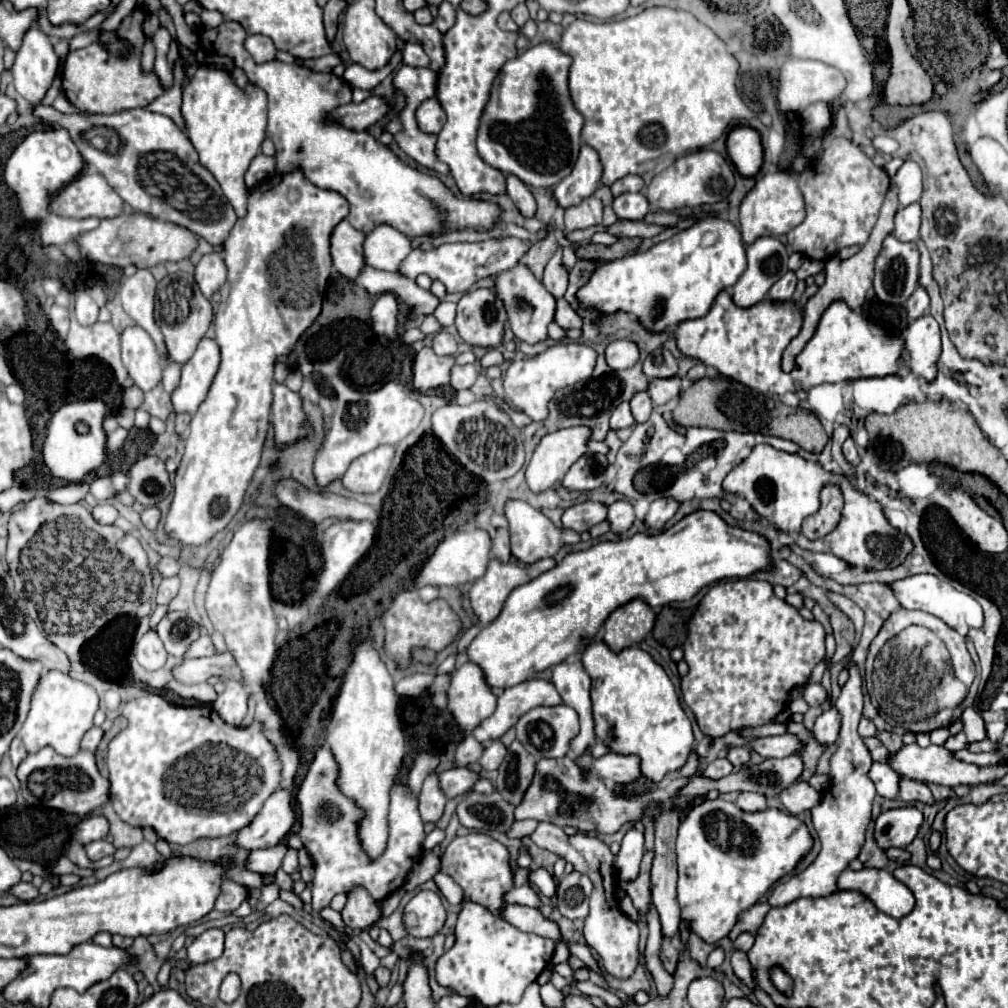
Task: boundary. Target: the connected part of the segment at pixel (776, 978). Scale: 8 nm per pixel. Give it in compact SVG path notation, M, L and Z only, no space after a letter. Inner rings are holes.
M772 967L770 969L770 979L772 979L774 987L780 993L784 993L786 997L790 997L790 993L792 993L792 977L782 967Z

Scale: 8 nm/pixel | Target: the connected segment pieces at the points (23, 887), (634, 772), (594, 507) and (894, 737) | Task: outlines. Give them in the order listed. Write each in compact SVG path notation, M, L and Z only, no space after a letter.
M20 881L18 885L10 887L8 893L12 893L14 897L18 897L20 901L32 901L32 899L36 899L38 889L36 889L32 883L22 883L22 881Z
M608 753L600 759L594 761L594 771L612 785L622 785L622 783L634 783L640 779L640 761L638 757L626 757L618 753Z
M578 503L572 505L564 511L562 515L562 527L564 529L574 529L576 533L584 533L590 531L594 525L602 523L606 519L606 507L600 503Z
M876 731L876 737L882 741L882 745L892 753L892 751L898 751L904 743L902 743L902 737L898 733L890 733L890 731Z

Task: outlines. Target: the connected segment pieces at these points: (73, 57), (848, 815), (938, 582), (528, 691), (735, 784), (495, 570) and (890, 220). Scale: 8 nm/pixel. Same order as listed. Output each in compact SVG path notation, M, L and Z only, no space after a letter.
M134 9L126 19L122 19L120 27L114 31L114 35L120 41L130 45L130 51L124 57L114 55L102 43L92 43L84 49L76 49L66 55L64 73L62 73L62 91L78 111L116 113L124 109L146 107L150 105L150 101L154 101L164 93L164 87L160 85L160 79L156 77L156 73L154 71L144 73L140 65L142 47L146 41L142 31L142 23L146 15L148 13L144 9Z
M852 665L850 669L850 679L842 687L840 697L836 699L834 707L838 709L842 717L842 727L840 727L840 737L838 737L838 749L830 757L830 781L828 789L822 791L820 805L812 807L812 825L814 831L818 833L822 841L822 849L812 865L808 865L804 871L792 875L788 881L776 883L772 889L768 903L772 907L784 907L800 897L824 897L834 893L836 879L838 875L848 867L852 859L858 857L860 847L864 845L864 831L870 821L870 811L872 811L872 801L876 797L874 783L868 779L868 769L872 765L870 751L864 745L864 739L858 735L858 721L862 717L862 679L858 673L858 667Z
M914 575L914 577L906 577L902 581L896 581L890 585L896 599L900 601L900 605L904 609L918 609L918 611L926 611L926 613L932 613L936 617L940 617L946 625L950 625L952 629L958 629L962 635L966 635L966 631L970 627L982 627L984 623L984 615L982 615L982 607L980 603L954 589L950 583L944 583L942 579L934 577L934 575Z
M528 679L524 683L506 687L498 697L496 711L474 729L474 737L480 743L490 743L500 739L516 721L534 707L540 705L560 705L562 699L552 683L544 679Z
M790 755L790 757L782 757L782 759L764 759L760 765L748 765L744 769L740 769L738 773L730 773L726 777L722 777L720 781L712 781L712 779L706 779L706 777L694 777L690 781L688 787L684 787L674 799L670 805L676 805L676 807L682 807L682 799L688 799L688 797L700 797L700 795L706 795L710 789L716 789L720 793L726 793L726 791L756 791L756 793L762 793L762 795L780 795L788 785L792 785L802 773L802 759L800 755Z
M492 557L490 563L488 563L488 569L486 569L486 575L482 579L474 581L474 585L468 591L470 607L478 615L478 621L482 625L488 625L490 621L494 621L494 617L498 617L498 613L500 613L500 609L502 609L502 605L504 605L504 601L506 601L506 597L510 595L512 589L516 589L518 585L524 585L526 581L532 581L534 577L538 577L544 571L552 569L554 565L556 565L554 559L542 559L542 561L536 561L532 565L526 565L526 563L520 563L516 557L510 557L506 563Z
M890 189L890 191L886 193L886 201L884 201L882 211L880 211L880 217L878 217L878 221L876 221L876 225L874 225L874 229L872 229L872 233L870 233L868 243L866 243L854 257L850 257L850 259L846 259L846 261L840 261L838 257L832 257L832 259L826 261L826 269L824 269L824 271L826 271L826 283L818 289L818 293L816 293L814 297L808 299L808 303L806 303L806 307L804 307L804 325L802 325L802 331L800 331L800 335L786 347L786 351L784 351L784 355L782 355L782 371L790 373L790 371L796 369L796 355L798 355L798 353L804 349L804 345L812 339L812 335L814 335L814 331L816 331L816 327L818 327L818 321L820 321L822 313L824 313L834 301L846 301L846 305L850 305L850 309L860 309L860 307L864 305L866 293L868 293L868 289L872 287L872 279L874 279L874 261L876 261L876 257L878 257L878 253L880 253L882 241L884 241L886 235L890 235L892 229L894 229L894 215L896 215L896 211L898 211L898 199L896 199L896 193Z

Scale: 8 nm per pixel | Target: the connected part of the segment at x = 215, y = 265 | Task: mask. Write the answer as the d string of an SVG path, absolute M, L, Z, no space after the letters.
M208 253L200 259L194 271L194 279L200 291L210 299L226 281L226 265L220 253Z

